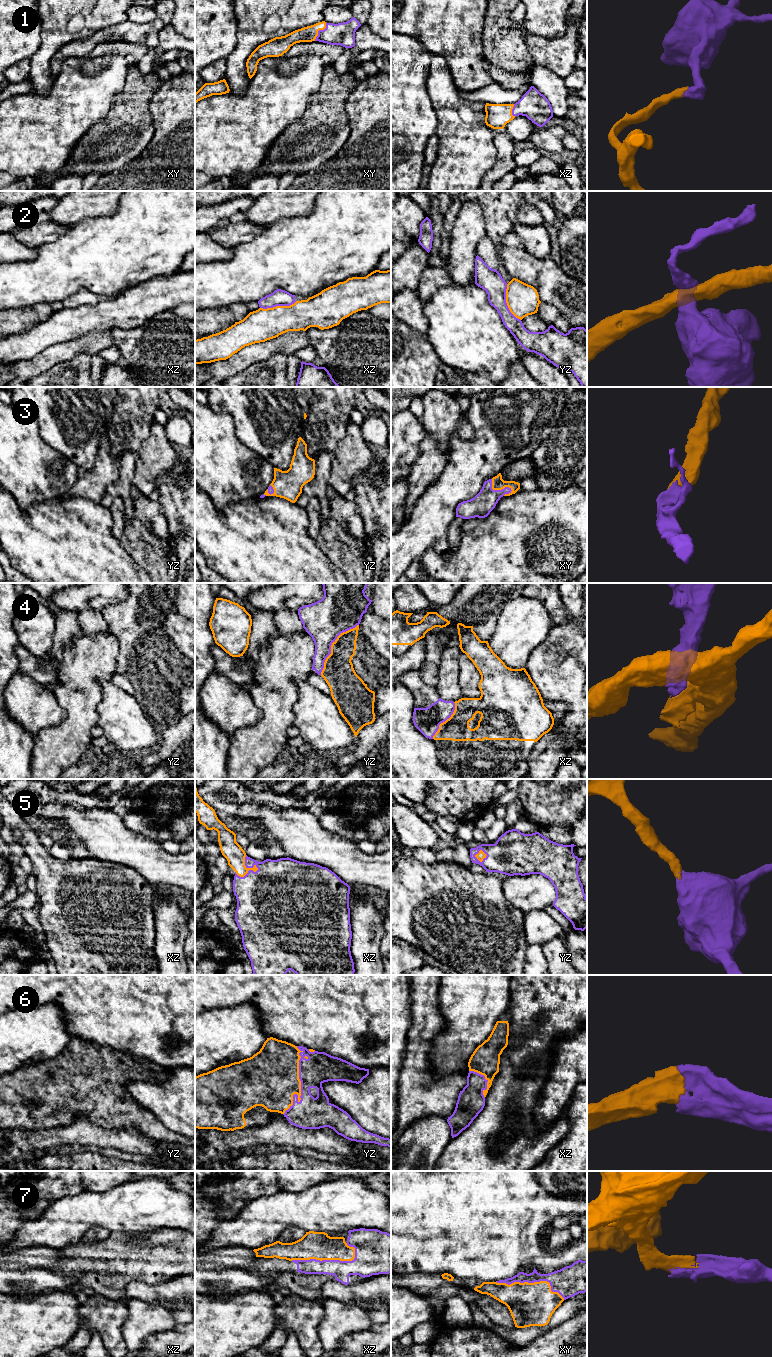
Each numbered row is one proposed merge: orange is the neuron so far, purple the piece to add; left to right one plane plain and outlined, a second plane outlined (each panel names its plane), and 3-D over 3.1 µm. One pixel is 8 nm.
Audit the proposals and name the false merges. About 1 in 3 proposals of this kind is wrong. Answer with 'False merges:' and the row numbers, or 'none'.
False merges: 2, 4

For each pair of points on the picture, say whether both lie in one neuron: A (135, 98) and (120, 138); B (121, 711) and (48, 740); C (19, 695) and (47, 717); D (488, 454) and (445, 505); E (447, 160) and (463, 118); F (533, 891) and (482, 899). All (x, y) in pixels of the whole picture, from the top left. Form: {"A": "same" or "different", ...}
{"A": "same", "B": "different", "C": "same", "D": "same", "E": "same", "F": "different"}

